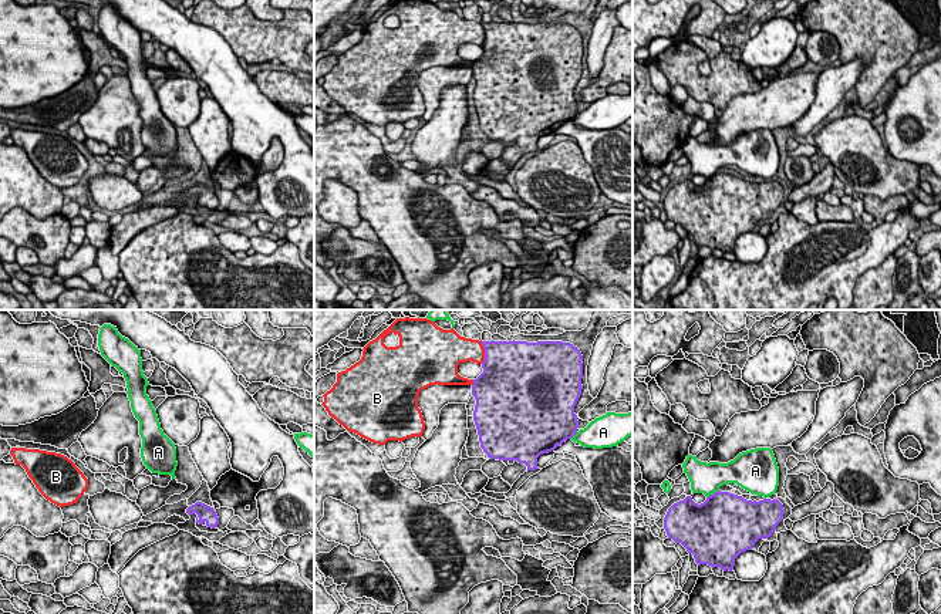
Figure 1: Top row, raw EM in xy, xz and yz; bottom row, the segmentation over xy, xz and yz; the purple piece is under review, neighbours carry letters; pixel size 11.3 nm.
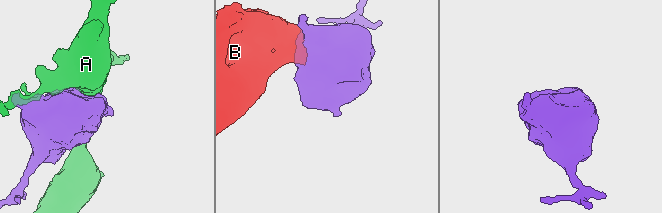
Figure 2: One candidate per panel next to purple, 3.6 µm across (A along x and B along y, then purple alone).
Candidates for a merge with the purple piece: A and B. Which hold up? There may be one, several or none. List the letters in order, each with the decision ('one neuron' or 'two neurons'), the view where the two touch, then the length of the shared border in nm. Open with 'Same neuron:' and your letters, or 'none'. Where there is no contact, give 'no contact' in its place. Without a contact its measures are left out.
Same neuron: none
A: two neurons; meets purple in yz; contact 180 nm long
B: two neurons; meets purple in xz; contact 280 nm long

